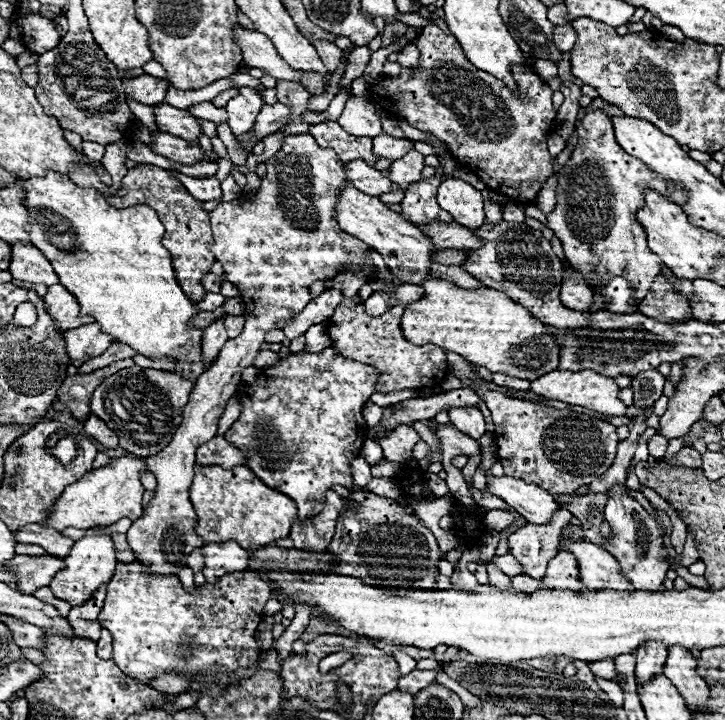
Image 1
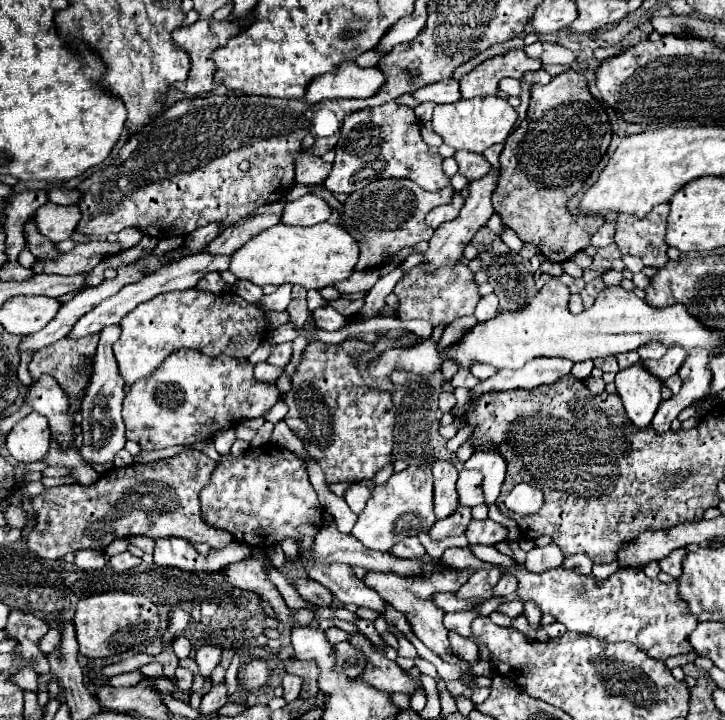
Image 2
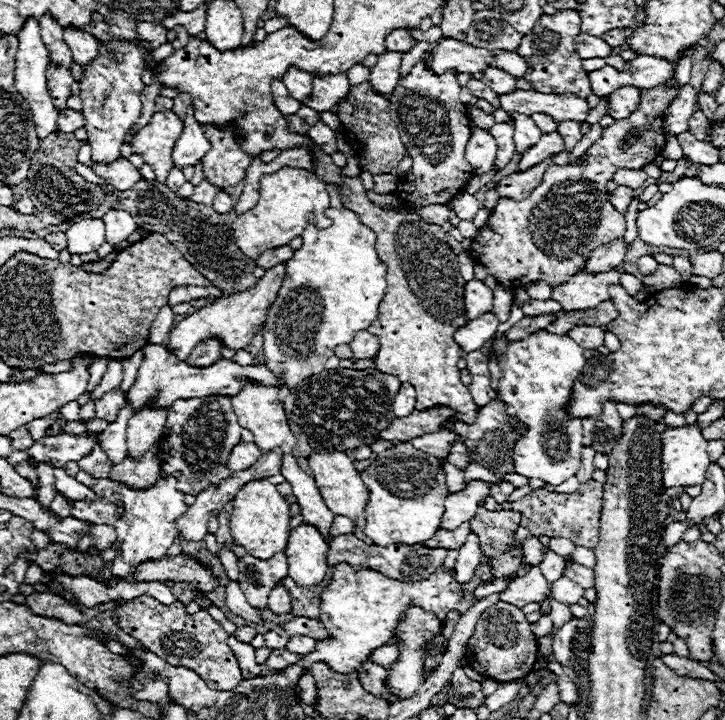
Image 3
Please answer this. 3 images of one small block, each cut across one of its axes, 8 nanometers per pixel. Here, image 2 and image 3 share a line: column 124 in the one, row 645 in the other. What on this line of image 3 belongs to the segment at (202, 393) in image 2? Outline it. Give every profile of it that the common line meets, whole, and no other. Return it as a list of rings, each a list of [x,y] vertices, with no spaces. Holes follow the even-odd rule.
[[[410,606],[410,608],[406,610],[402,622],[396,626],[394,640],[398,642],[398,650],[400,650],[400,654],[398,654],[398,660],[396,660],[392,666],[386,668],[386,670],[388,670],[388,676],[384,678],[384,682],[390,686],[390,692],[398,696],[398,700],[412,698],[412,696],[418,692],[418,688],[426,682],[430,670],[428,670],[428,672],[424,670],[424,660],[426,660],[428,656],[434,658],[436,666],[440,664],[442,654],[440,654],[438,648],[432,648],[432,650],[424,652],[424,644],[426,644],[426,640],[432,640],[434,634],[440,632],[440,626],[442,626],[442,624],[440,624],[438,616],[434,616],[434,614],[426,612],[426,610],[422,610],[420,606]]]

